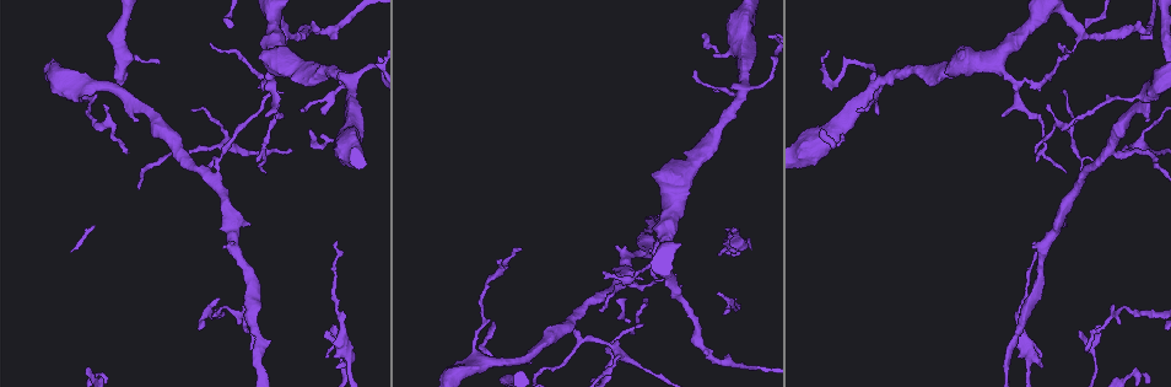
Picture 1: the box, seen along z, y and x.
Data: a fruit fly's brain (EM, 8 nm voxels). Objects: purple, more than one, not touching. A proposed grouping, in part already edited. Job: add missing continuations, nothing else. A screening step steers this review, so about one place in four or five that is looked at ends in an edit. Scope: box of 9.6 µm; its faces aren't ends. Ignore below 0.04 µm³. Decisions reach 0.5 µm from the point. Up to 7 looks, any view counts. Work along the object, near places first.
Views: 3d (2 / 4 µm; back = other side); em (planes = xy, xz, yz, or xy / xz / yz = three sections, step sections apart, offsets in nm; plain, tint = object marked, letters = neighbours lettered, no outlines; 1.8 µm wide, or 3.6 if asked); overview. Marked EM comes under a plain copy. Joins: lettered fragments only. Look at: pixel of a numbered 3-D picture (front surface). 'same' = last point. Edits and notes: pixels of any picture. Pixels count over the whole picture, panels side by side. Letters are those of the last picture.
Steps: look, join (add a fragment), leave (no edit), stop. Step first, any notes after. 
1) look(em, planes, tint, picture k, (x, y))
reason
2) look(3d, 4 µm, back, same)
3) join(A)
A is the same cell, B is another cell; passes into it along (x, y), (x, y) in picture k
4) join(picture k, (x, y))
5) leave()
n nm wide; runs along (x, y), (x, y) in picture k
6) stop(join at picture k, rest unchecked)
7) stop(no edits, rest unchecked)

look(3d, 2 µm, picture 1, (265, 114))
branch stops here

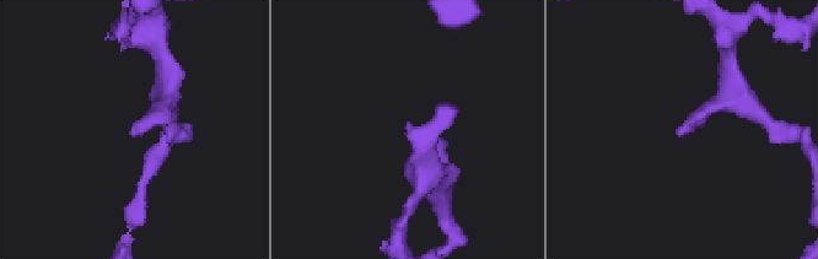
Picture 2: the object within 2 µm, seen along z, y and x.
look(em, planes, letters, picture 2, (679, 132))
now the EM

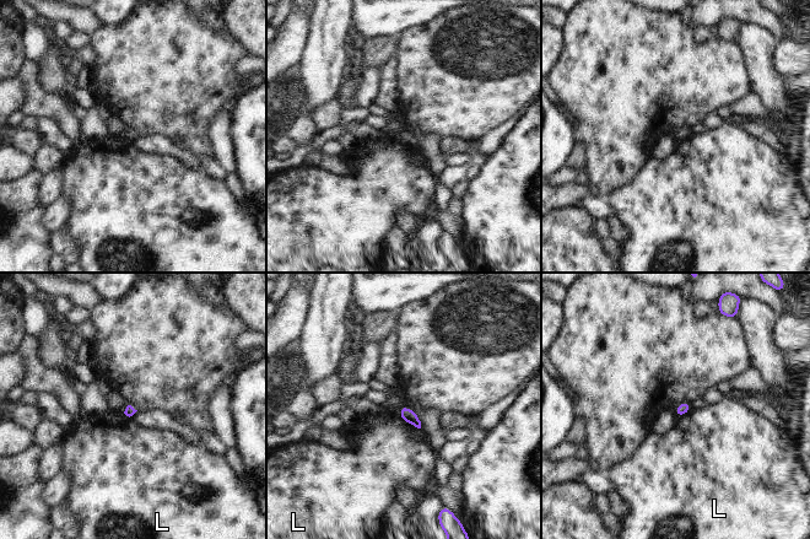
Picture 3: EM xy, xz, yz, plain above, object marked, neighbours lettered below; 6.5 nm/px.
leave()
L is another cell; none of them fits

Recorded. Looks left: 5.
look(3d, 4 µm, picture 1, (877, 113))
tapers out

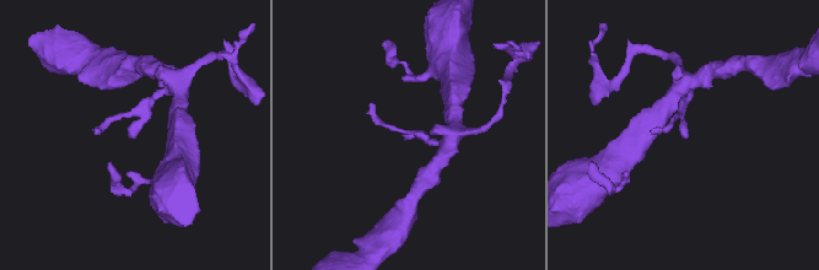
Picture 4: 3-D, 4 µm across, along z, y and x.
look(em, planes, letters, picture 4, (685, 136))

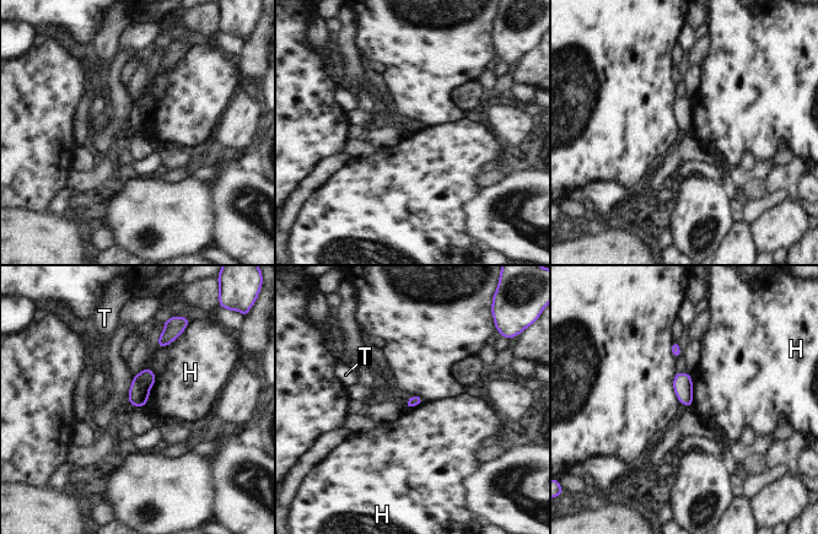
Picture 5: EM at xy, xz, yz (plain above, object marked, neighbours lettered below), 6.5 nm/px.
leave()
H and T are other cells; border along (146, 366), (155, 383), (144, 405) in picture 5; none of them fits

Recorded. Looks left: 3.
look(3d, 4 µm, back, picture 1, (75, 84))
thick turns thin

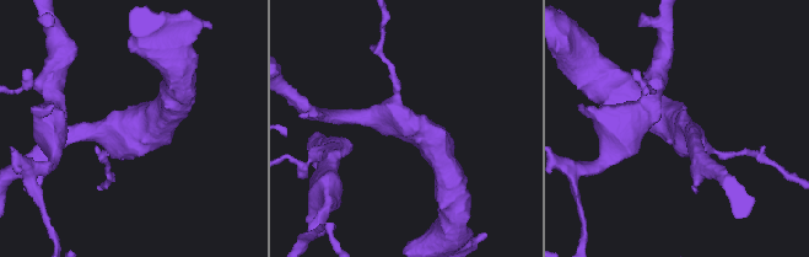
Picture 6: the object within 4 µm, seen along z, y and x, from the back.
look(em, yz, step 16, tint, picture 6, (135, 129))
now the EM

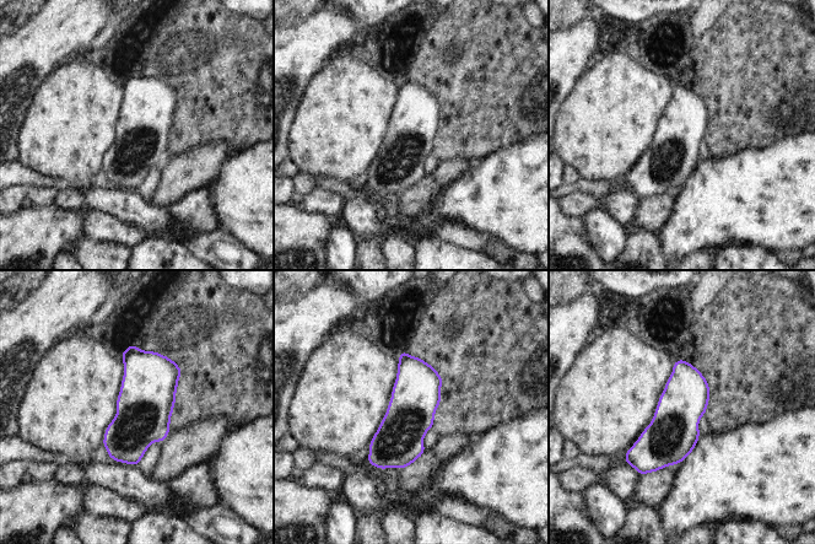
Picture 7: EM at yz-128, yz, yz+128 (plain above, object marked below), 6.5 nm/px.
look(em, planes, letters, same)

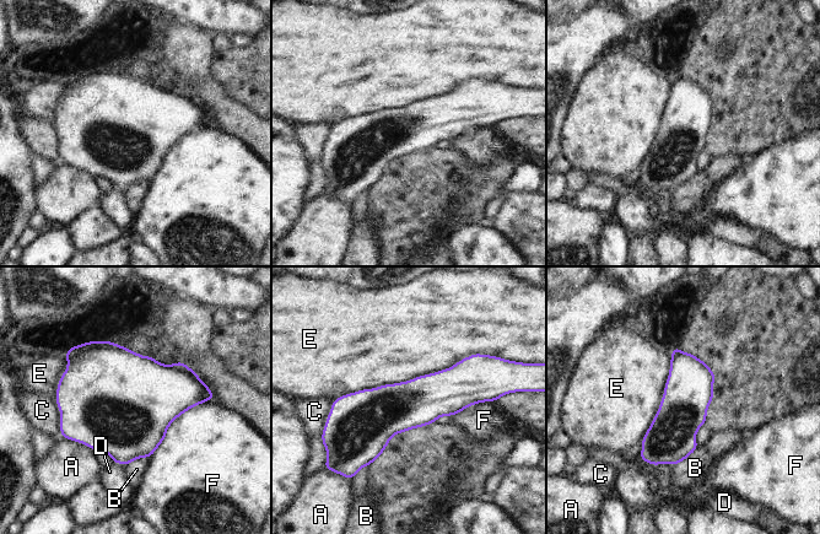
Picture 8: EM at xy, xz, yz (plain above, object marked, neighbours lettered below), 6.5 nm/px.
leave()
A, B, C, D, E and F are other cells; border along (478, 352), (333, 402) in picture 8; no lettered fragment goes on from it

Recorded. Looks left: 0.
stop(no edits, rest unchecked)

